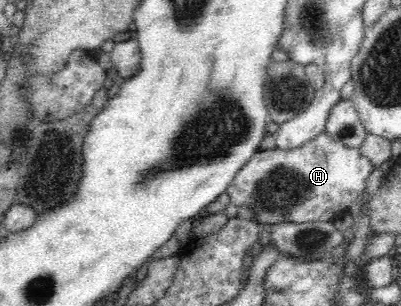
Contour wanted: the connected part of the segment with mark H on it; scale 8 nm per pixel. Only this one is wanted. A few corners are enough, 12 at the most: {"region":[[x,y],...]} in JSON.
{"region":[[324,131],[256,151],[226,192],[264,223],[333,222],[373,163]]}

